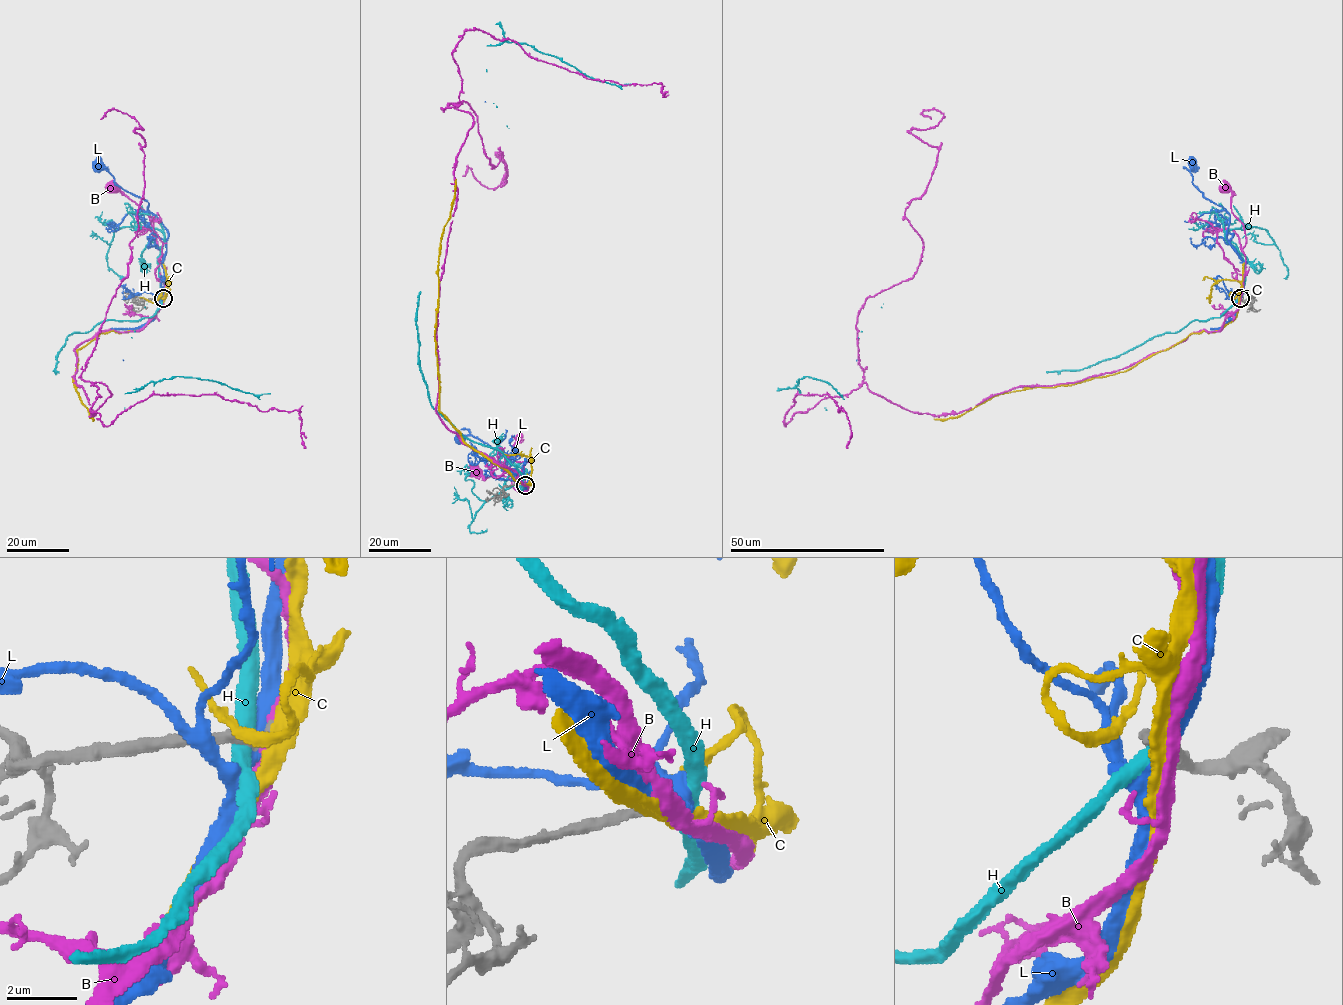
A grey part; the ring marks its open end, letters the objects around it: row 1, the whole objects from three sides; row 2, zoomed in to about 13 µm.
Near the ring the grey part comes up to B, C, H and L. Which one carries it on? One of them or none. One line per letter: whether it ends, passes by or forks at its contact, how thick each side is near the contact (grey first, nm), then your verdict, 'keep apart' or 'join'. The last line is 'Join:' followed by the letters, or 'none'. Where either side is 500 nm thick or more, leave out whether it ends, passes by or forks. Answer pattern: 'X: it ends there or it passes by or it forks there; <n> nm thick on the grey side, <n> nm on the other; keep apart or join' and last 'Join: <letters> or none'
B: it passes by; 360 nm thick on the grey side, 400 nm on the other; join
C: it passes by; 360 nm thick on the grey side, 400 nm on the other; keep apart
H: it passes by; 440 nm thick on the grey side, 400 nm on the other; keep apart
L: it passes by; 360 nm thick on the grey side, 400 nm on the other; keep apart
Join: B

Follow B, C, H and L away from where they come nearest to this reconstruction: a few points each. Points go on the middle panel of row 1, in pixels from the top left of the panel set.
B: (525, 484), (526, 489), (519, 491), (506, 477), (484, 477), (473, 471)
C: (525, 484), (469, 446), (439, 411), (435, 336), (438, 258), (441, 234), (452, 207), (456, 179)
H: (523, 484), (432, 405), (418, 293), (487, 46), (524, 43), (632, 84)
L: (525, 484), (525, 489), (529, 472), (514, 474), (509, 470), (510, 458), (499, 448), (477, 437), (459, 439)

